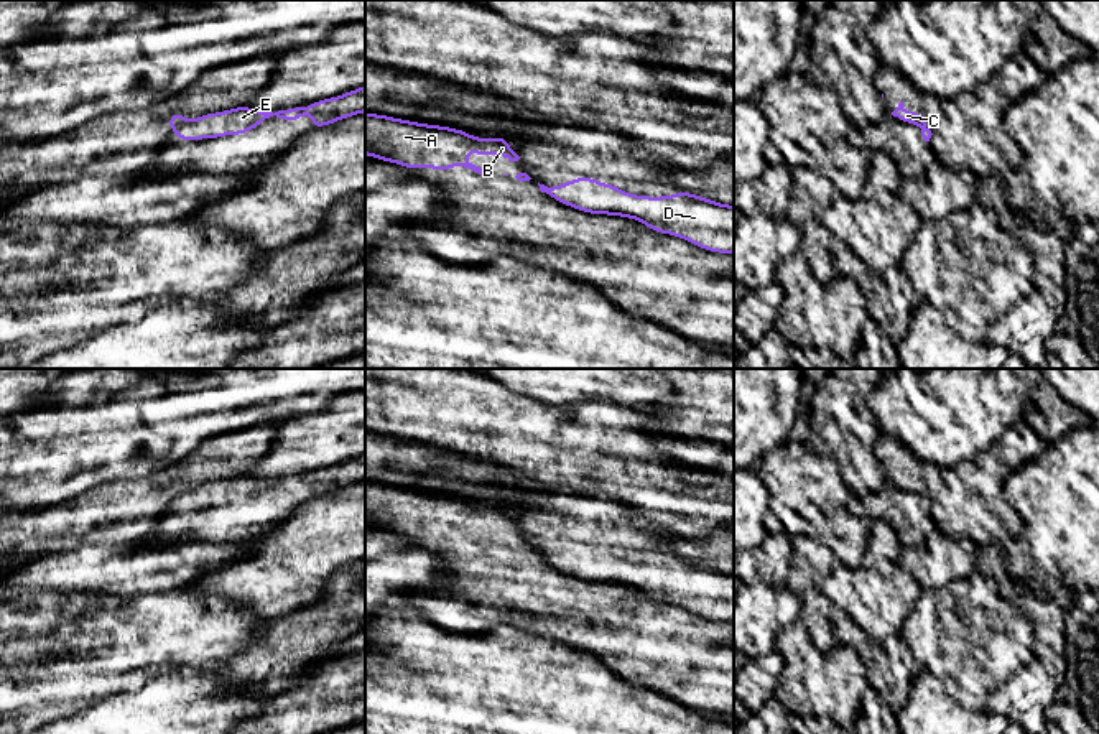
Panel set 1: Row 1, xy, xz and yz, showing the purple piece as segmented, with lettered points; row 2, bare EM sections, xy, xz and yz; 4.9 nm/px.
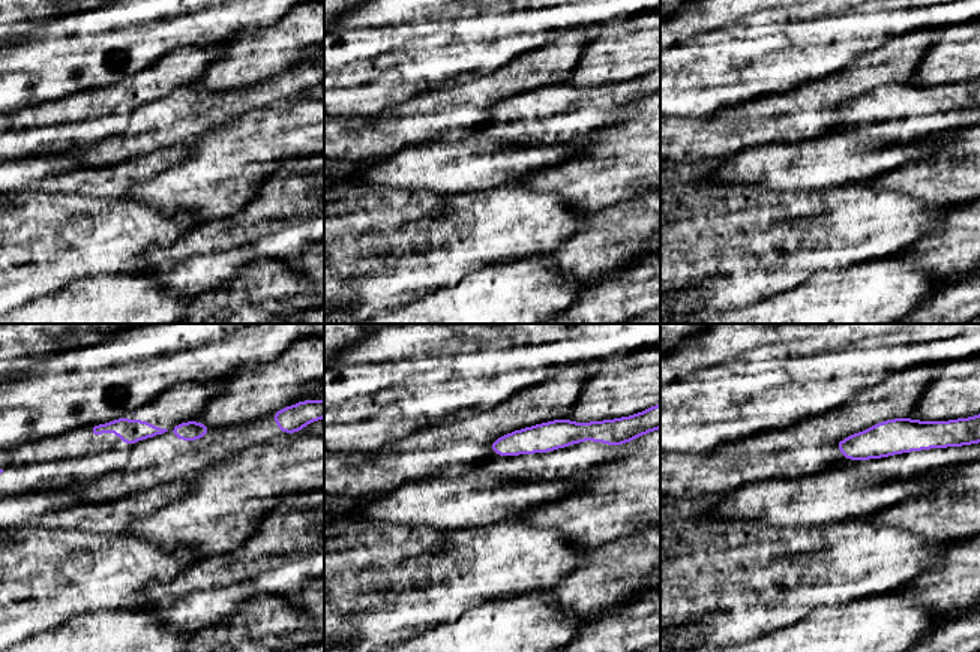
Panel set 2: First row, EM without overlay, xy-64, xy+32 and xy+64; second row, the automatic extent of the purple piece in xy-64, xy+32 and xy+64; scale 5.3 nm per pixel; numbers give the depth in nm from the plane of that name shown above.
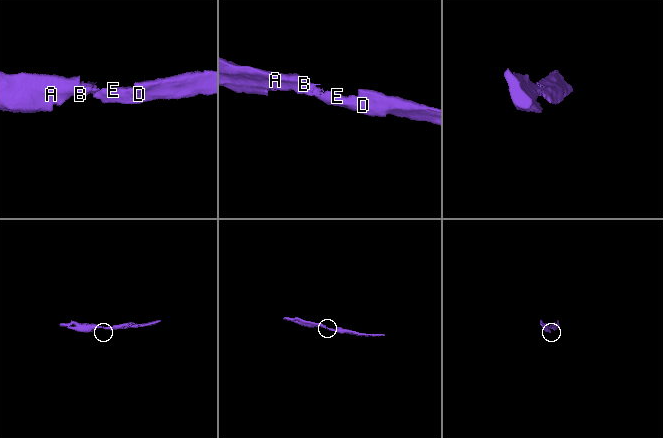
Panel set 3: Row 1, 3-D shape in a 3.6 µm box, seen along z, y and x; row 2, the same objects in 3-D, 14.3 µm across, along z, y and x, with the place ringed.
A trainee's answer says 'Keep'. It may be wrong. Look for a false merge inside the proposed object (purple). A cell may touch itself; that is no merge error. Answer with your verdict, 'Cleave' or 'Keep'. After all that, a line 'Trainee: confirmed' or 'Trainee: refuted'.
Cleave
Trainee: refuted

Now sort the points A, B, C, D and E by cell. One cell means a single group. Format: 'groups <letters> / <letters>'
groups A B C / D E

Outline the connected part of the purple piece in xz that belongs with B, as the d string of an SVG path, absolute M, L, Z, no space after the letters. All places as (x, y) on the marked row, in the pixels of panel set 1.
M365 112L365 155L401 165L408 170L434 168L447 171L459 165L479 174L494 174L467 161L466 153L500 153L503 160L518 161L520 156L502 138L477 138L464 130L418 123L395 117Z

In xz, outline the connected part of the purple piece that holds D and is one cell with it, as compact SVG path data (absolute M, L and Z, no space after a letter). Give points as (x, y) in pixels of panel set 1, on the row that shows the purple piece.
M573 178L548 188L546 194L582 212L630 217L704 250L734 253L734 206L729 204L686 191L660 197L637 196L596 178Z

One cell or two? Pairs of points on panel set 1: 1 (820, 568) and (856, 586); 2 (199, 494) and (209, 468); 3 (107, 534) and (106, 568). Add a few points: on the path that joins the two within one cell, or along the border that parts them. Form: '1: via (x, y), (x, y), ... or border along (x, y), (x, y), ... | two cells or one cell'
1: border along (834, 558), (823, 581), (831, 606) | two cells
2: border along (242, 474), (204, 481), (190, 491) | two cells
3: border along (140, 538), (130, 543), (88, 543), (69, 552) | two cells

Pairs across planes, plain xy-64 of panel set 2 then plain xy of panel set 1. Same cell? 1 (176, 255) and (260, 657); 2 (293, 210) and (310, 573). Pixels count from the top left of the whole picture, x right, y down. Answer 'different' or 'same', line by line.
1: same
2: different

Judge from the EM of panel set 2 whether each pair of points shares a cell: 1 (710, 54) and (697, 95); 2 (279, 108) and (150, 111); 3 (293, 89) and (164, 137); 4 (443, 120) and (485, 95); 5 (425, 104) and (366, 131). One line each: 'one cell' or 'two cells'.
1: one cell
2: two cells
3: one cell
4: one cell
5: one cell

